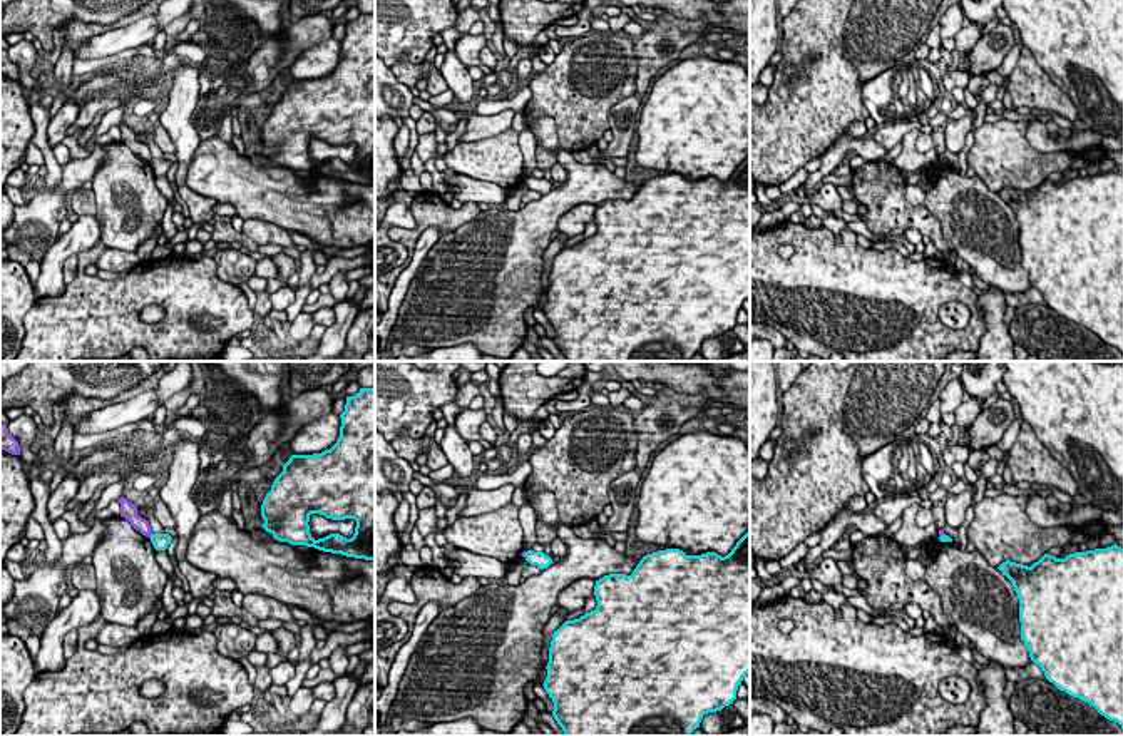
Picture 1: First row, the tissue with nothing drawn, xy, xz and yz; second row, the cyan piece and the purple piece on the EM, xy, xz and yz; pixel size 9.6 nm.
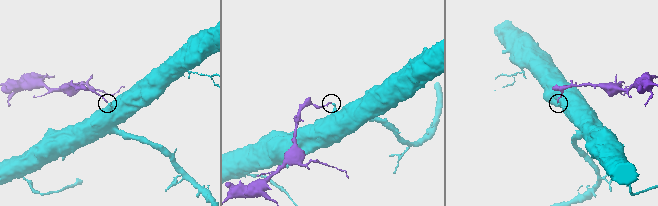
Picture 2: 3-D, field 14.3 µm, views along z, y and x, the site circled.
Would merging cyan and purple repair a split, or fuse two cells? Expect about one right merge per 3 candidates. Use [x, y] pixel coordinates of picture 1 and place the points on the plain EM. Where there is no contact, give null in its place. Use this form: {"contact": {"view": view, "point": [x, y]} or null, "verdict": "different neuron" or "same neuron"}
{"contact": {"view": "xy", "point": [151, 161]}, "verdict": "different neuron"}

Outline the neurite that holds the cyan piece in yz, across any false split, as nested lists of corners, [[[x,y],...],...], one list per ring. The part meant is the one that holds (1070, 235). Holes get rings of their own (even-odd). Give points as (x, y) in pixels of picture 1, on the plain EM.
[[[1115,169],[1064,184],[1044,179],[1031,192],[1006,186],[997,194],[1018,219],[1021,266],[1028,271],[1031,286],[1059,316],[1088,328],[1123,355],[1123,174]]]

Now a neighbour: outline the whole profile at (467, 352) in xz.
[[[464,343],[450,348],[432,348],[413,356],[402,355],[395,361],[482,361],[482,355],[474,343]]]

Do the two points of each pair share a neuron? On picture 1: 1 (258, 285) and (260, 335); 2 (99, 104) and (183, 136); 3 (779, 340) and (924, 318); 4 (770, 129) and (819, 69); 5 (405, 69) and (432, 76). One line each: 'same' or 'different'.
1: same
2: different
3: different
4: same
5: same

